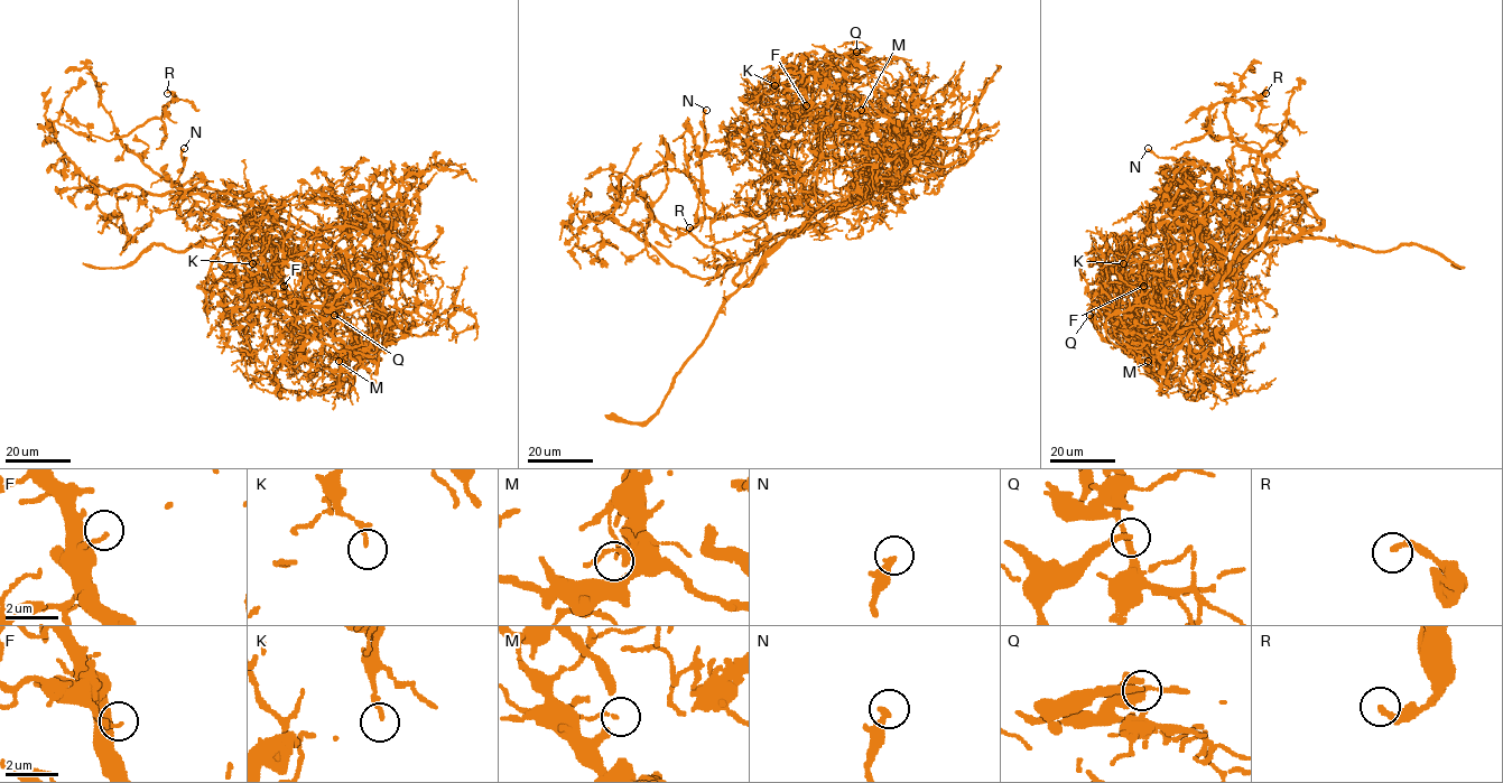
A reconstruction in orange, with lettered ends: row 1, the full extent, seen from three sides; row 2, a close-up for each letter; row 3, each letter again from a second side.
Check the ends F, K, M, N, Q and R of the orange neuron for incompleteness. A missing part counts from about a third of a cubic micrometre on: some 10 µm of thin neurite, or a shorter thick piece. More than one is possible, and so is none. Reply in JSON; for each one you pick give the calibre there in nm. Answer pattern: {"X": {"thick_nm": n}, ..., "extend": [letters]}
{"extend": []}

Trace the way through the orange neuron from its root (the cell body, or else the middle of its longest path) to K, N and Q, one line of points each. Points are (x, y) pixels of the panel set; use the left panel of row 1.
K: (235, 230), (246, 240), (274, 242), (287, 254), (281, 283), (295, 315), (266, 245), (250, 251), (252, 263)
N: (235, 230), (251, 217), (270, 225), (271, 215), (248, 196), (191, 194), (183, 199), (177, 178), (184, 148)
Q: (235, 230), (374, 291), (373, 347), (337, 341), (323, 324), (334, 315)

